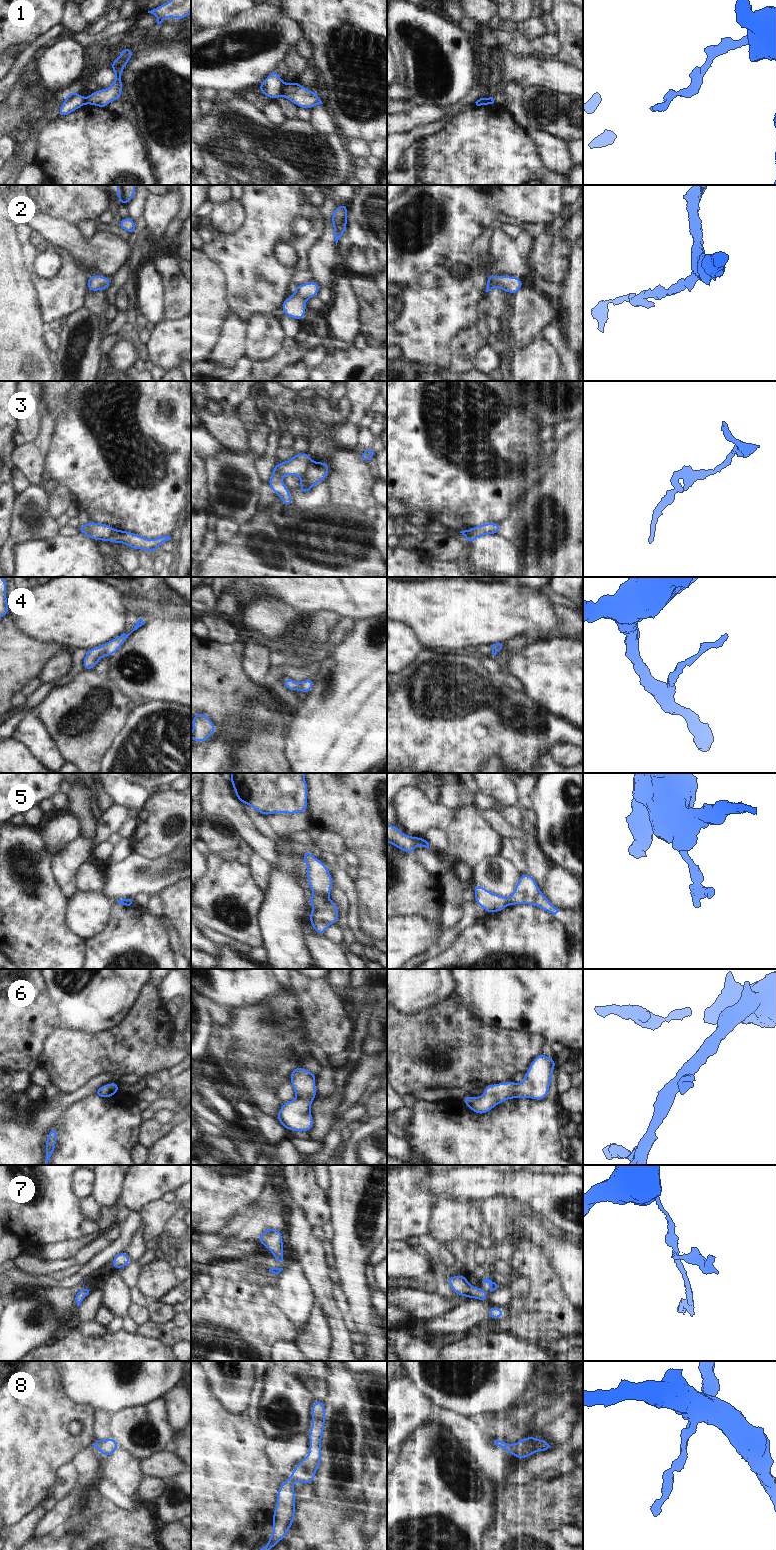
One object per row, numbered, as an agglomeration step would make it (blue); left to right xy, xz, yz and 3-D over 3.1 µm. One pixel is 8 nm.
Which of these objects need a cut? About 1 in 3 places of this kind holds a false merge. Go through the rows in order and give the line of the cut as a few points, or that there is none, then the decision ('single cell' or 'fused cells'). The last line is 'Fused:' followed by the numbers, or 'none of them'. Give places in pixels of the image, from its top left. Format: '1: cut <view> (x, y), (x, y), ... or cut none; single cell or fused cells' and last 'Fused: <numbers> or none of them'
1: cut xz (285, 84), (281, 94); fused cells
2: cut none; single cell
3: cut xz (310, 460), (303, 475); fused cells
4: cut none; single cell
5: cut xz (315, 893), (327, 895); fused cells
6: cut none; single cell
7: cut xy (84, 1289), (88, 1291); fused cells
8: cut none; single cell
Fused: 1, 3, 5, 7

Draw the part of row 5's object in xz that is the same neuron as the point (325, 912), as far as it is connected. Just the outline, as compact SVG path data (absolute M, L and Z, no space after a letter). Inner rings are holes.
M315 894L309 897L313 911L308 916L309 921L316 933L324 935L326 929L337 922L339 910L337 905L329 898L328 895Z

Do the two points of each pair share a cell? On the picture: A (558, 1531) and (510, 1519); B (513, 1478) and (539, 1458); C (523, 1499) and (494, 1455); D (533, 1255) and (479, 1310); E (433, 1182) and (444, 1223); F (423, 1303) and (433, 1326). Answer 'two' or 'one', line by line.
A: one
B: one
C: two
D: two
E: two
F: two

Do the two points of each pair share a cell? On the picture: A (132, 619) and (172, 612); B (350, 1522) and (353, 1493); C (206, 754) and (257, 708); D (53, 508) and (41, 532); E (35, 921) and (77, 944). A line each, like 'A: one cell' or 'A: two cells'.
A: one cell
B: one cell
C: one cell
D: two cells
E: one cell

